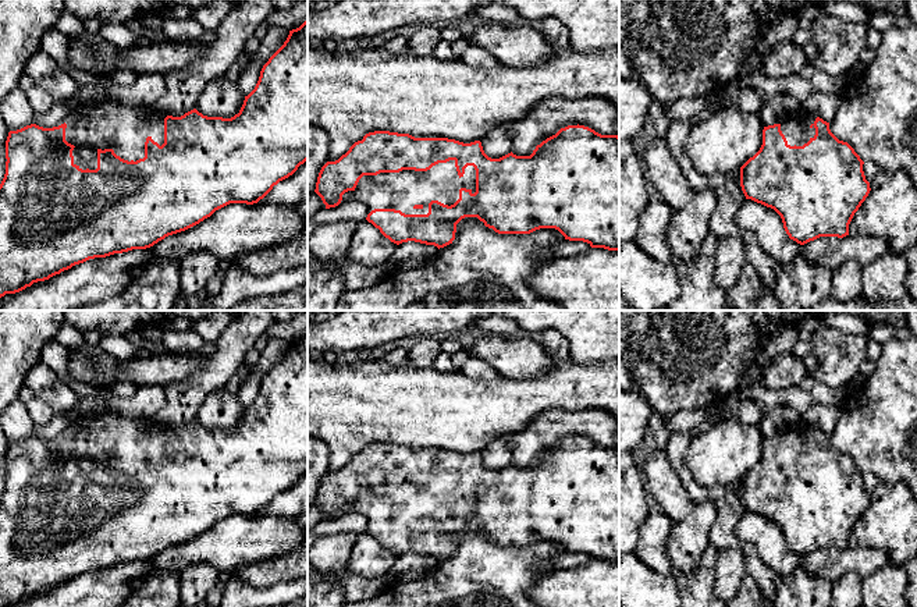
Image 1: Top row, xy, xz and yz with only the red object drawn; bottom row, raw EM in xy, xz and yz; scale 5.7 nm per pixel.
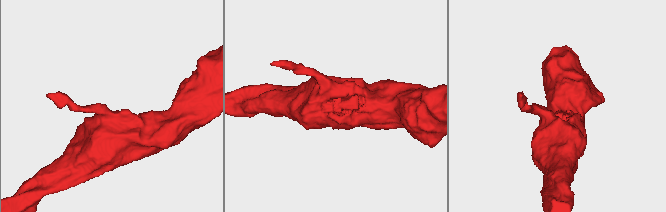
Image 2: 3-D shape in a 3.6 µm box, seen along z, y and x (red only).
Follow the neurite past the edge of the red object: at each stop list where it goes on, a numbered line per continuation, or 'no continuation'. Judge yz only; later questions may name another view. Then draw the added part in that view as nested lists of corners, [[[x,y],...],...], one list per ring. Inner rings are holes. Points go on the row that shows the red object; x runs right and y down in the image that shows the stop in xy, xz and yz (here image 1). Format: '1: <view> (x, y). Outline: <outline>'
1: yz (796, 128). Outline: [[[804,107],[792,113],[783,123],[781,131],[785,135],[788,145],[803,146],[815,135],[814,121],[817,116],[807,111]]]

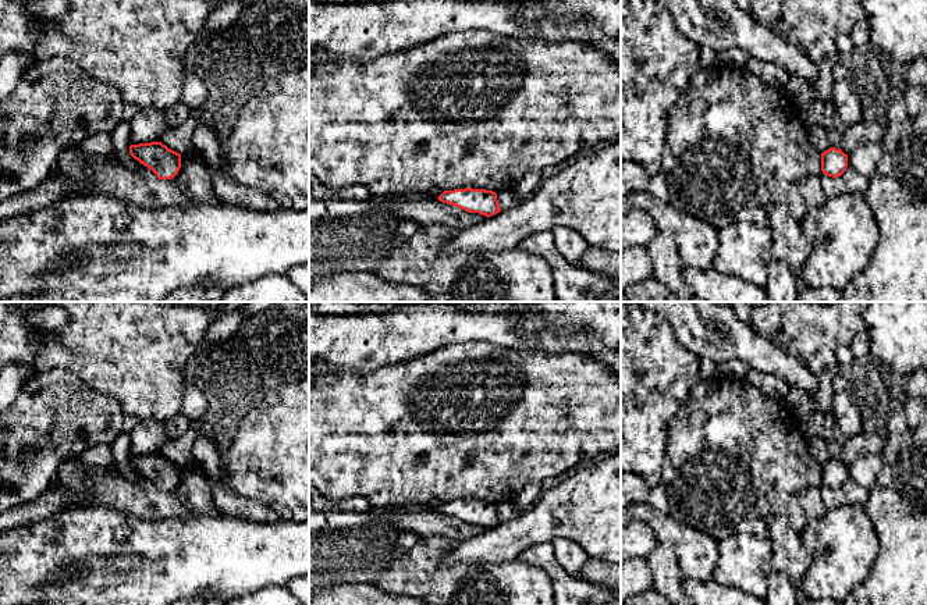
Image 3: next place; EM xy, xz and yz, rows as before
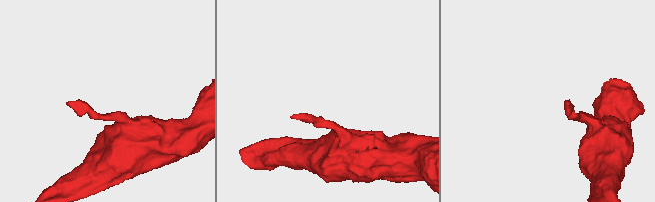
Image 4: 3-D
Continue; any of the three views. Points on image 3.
no continuation

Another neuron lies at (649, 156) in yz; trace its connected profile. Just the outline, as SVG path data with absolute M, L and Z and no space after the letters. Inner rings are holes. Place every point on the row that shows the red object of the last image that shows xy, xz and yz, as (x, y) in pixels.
M621 0L621 163L635 161L649 177L661 171L668 111L702 68L699 51L700 46L678 31L672 14L664 4L656 0Z

